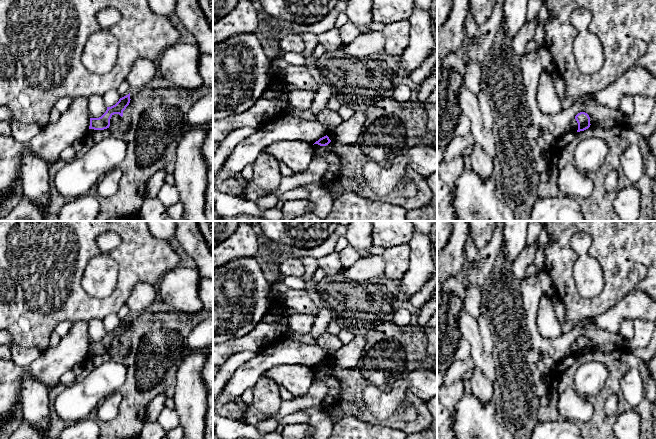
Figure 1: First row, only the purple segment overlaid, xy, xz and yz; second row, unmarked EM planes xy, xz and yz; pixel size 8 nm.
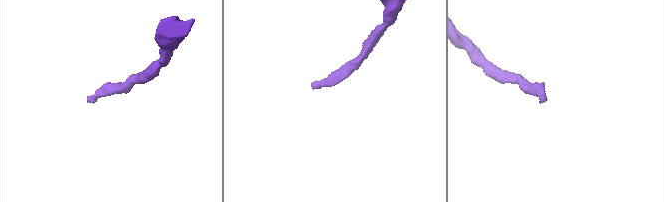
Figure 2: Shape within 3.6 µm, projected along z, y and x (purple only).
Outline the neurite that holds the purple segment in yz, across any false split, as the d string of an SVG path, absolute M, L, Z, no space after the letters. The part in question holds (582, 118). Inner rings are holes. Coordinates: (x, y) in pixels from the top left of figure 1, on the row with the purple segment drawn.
M580 112L575 116L575 119L578 123L577 132L584 131L590 127L590 117L585 112Z

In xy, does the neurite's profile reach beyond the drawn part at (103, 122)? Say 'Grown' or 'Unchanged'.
Unchanged

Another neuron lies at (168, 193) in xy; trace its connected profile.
M164 183L158 192L157 198L170 204L180 203L179 193L174 185Z

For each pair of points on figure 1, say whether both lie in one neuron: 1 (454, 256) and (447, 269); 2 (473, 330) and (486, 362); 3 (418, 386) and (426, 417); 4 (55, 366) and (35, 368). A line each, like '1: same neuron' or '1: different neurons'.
1: same neuron
2: same neuron
3: different neurons
4: same neuron

